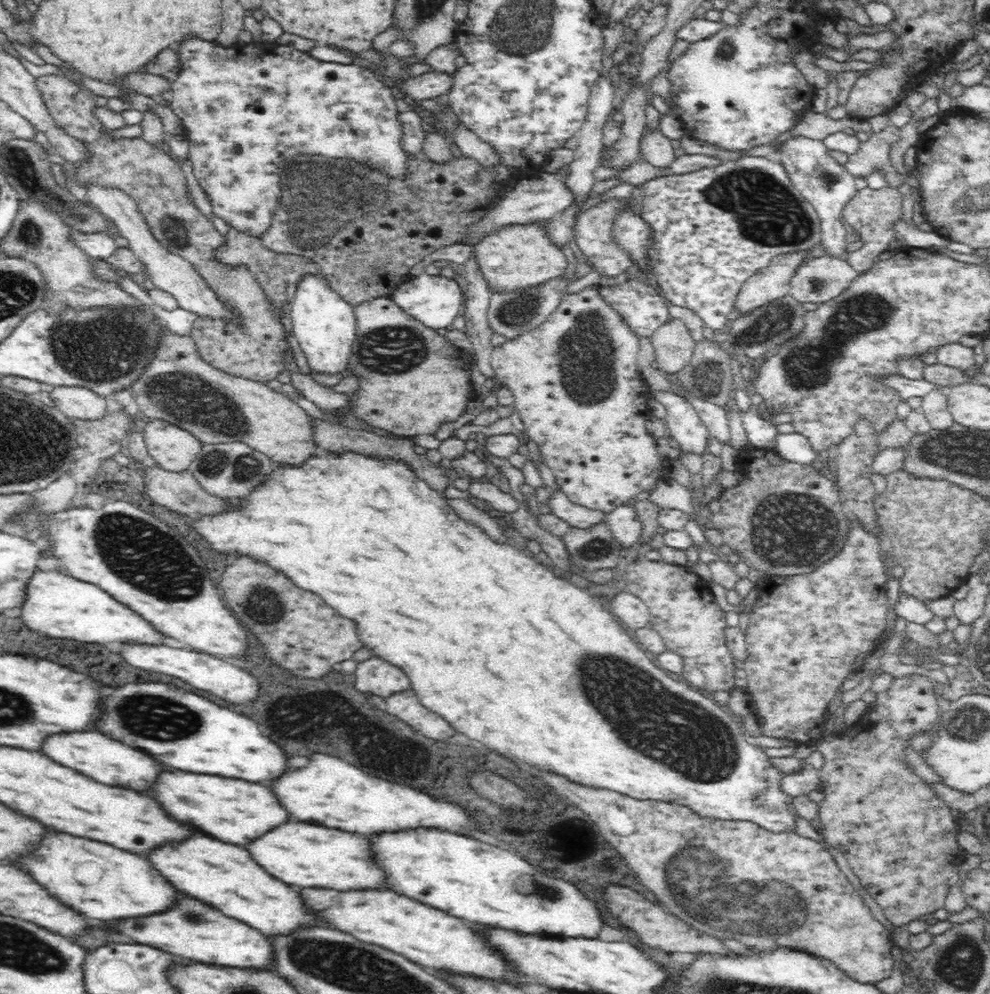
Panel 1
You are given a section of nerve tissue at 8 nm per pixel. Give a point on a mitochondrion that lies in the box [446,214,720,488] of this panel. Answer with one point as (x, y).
(586, 358)

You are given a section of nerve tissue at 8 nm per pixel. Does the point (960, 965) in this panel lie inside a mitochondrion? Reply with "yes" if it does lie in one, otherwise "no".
yes

